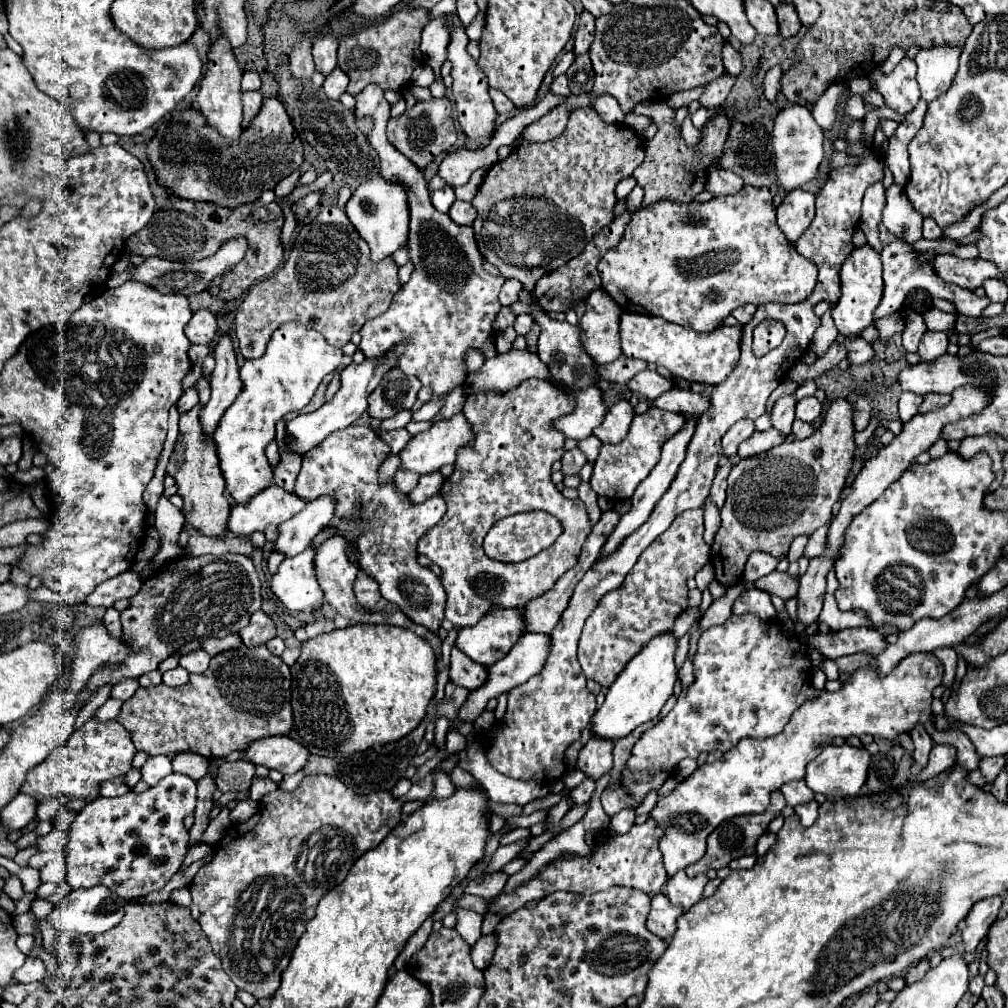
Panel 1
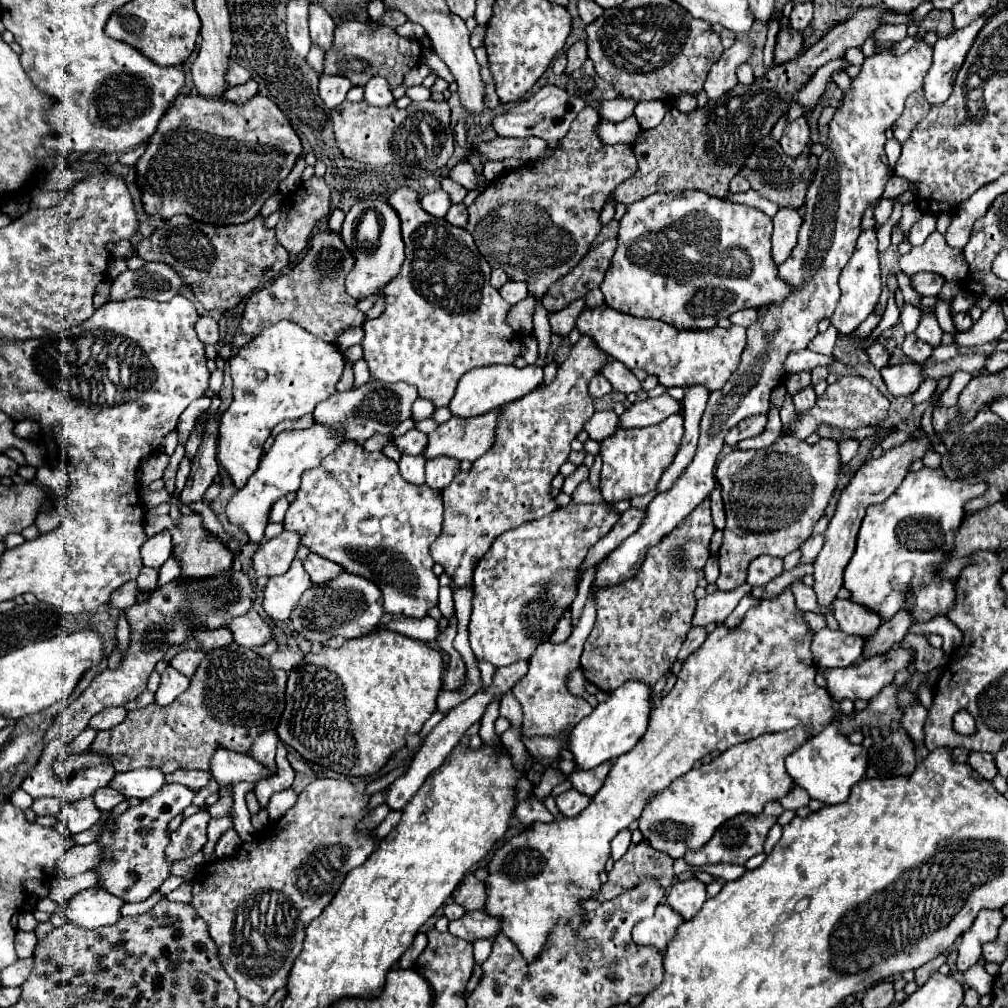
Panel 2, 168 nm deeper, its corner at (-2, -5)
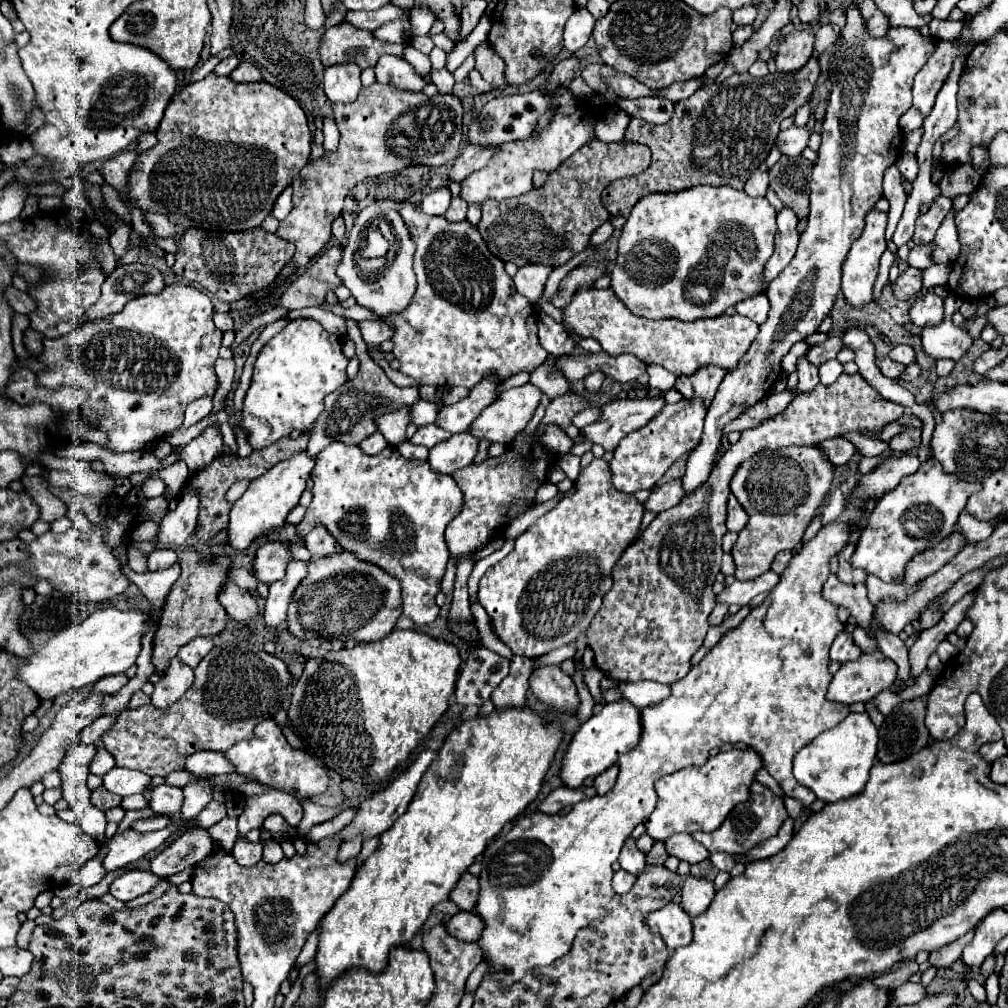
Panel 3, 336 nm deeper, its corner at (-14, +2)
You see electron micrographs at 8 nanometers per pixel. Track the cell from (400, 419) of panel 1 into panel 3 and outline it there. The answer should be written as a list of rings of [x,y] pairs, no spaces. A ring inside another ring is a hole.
[[[374,432],[372,436],[368,436],[368,438],[360,444],[360,448],[362,448],[364,452],[370,452],[370,454],[378,454],[380,450],[384,450],[384,446],[388,446],[388,442],[384,440],[384,436],[382,436],[380,432]]]

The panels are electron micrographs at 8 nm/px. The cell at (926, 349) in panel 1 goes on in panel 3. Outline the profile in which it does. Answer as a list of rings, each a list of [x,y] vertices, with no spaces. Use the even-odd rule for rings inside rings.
[[[928,292],[922,300],[918,300],[910,310],[910,320],[914,326],[938,326],[944,320],[944,300],[934,292]]]

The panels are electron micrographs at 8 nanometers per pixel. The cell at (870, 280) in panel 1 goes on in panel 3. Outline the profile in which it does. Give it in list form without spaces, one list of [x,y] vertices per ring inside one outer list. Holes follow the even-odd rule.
[[[872,210],[866,216],[866,228],[864,228],[862,236],[856,240],[856,244],[852,244],[852,248],[848,252],[848,258],[842,268],[842,292],[846,296],[846,302],[852,308],[864,308],[874,300],[874,282],[878,276],[878,262],[886,250],[884,230],[886,230],[886,214]]]

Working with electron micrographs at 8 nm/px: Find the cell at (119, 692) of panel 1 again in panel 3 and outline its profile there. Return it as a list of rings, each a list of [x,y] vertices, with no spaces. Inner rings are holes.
[[[106,714],[106,716],[100,716],[98,720],[94,720],[80,736],[80,742],[88,742],[88,744],[96,744],[100,740],[100,736],[116,722],[118,714]]]

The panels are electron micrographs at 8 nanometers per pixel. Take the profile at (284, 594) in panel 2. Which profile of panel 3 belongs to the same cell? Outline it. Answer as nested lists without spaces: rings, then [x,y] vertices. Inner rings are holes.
[[[294,560],[288,566],[286,576],[282,580],[276,580],[270,586],[270,594],[268,594],[266,606],[264,606],[266,624],[276,628],[278,624],[282,624],[286,620],[286,616],[288,616],[286,612],[288,612],[288,606],[292,602],[292,594],[306,576],[308,576],[308,562]]]

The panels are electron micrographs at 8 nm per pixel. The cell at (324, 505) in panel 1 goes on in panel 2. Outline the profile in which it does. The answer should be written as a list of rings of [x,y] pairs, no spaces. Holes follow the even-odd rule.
[[[282,531],[278,537],[262,541],[252,557],[252,571],[256,577],[284,575],[300,547],[300,535]]]

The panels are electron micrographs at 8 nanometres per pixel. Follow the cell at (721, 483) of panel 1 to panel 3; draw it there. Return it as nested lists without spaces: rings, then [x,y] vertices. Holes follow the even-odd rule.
[[[730,494],[730,496],[728,496],[728,530],[740,532],[746,522],[748,522],[748,514],[746,514],[744,508],[738,504],[736,496]]]

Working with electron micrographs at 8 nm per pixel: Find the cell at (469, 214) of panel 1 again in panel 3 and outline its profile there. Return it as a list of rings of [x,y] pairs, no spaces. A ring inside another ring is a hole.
[[[452,198],[452,204],[446,212],[446,218],[452,220],[452,222],[460,222],[466,218],[466,212],[468,212],[468,204],[464,204],[466,200],[460,200],[460,198]]]

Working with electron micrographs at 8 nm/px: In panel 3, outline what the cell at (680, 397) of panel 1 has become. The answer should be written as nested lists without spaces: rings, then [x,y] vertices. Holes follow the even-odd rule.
[[[664,398],[614,400],[602,406],[604,416],[596,424],[590,424],[580,432],[586,440],[600,444],[606,452],[614,452],[614,448],[626,434],[646,426],[654,416],[662,412],[664,406],[666,406]]]

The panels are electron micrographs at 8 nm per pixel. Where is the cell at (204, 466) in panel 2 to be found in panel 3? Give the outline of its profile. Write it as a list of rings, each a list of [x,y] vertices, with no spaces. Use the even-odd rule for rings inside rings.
[[[194,490],[184,492],[184,496],[178,502],[178,508],[174,512],[168,512],[160,522],[160,532],[156,536],[158,550],[162,548],[178,550],[178,546],[184,544],[190,534],[194,534],[198,524],[198,512],[200,512],[200,492]]]

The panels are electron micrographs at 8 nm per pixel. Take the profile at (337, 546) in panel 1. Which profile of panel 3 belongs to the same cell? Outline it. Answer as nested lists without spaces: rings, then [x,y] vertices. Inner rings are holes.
[[[314,528],[314,532],[306,536],[306,548],[310,550],[312,560],[334,556],[338,552],[336,540],[332,540],[332,536],[328,536],[328,532],[324,532],[324,528]]]

